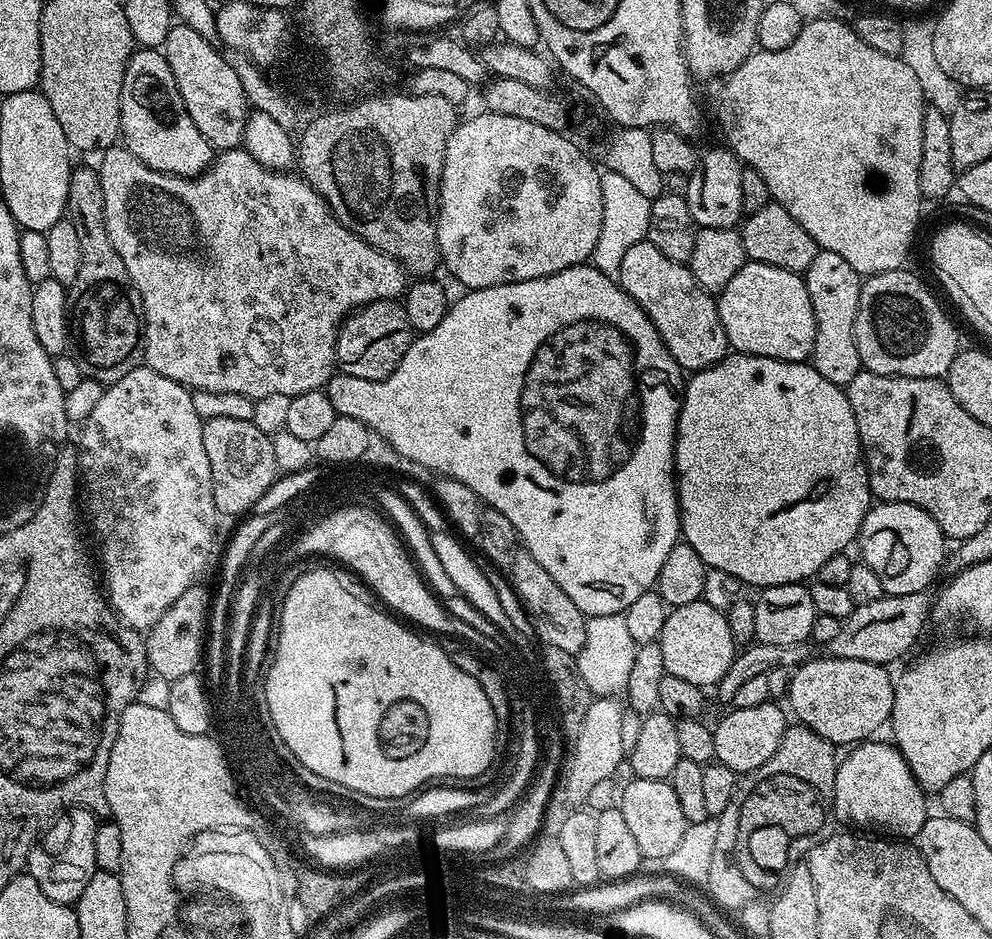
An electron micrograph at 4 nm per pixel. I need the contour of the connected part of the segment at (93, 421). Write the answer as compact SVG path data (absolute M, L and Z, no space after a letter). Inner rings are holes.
M141 366L130 370L126 378L118 378L118 382L107 385L102 394L102 402L94 406L94 410L82 425L82 431L84 433L80 436L80 448L78 447L78 476L82 481L82 500L83 503L84 500L88 503L88 516L92 519L92 528L96 531L97 542L100 543L98 564L102 569L102 584L106 589L108 603L127 627L147 630L155 626L158 618L166 614L166 610L170 610L175 600L182 598L182 594L186 594L186 590L199 581L196 579L203 574L204 567L208 564L208 551L211 550L212 539L216 536L218 513L212 493L210 458L206 456L206 446L203 442L204 421L201 420L198 410L194 410L192 392L185 385L166 378L166 374L158 374L158 370Z

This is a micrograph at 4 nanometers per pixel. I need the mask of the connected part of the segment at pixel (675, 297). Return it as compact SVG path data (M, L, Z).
M647 238L639 240L634 246L630 246L630 250L626 250L618 273L618 283L625 292L632 295L634 302L643 306L644 313L654 322L662 342L670 350L670 354L678 361L685 373L701 372L704 368L714 366L729 355L728 339L716 309L716 300L713 293L707 292L697 282L692 269L687 264L679 264L670 258L666 258L666 254L662 254L662 250L658 250L658 246L651 244Z

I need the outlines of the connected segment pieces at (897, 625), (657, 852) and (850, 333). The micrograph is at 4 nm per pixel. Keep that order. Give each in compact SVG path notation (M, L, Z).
M927 591L915 592L914 594L898 594L897 596L890 596L885 594L882 598L878 598L878 602L866 602L865 604L857 604L856 609L851 612L844 620L840 621L840 629L834 638L830 638L830 642L826 646L826 652L829 656L837 656L838 658L850 658L851 660L861 660L862 662L874 662L875 664L882 664L885 666L891 665L891 660L896 660L899 656L904 656L916 644L916 639L924 632L924 623L928 620L928 612L930 616L930 609L933 607L933 597Z
M629 779L619 793L618 807L622 818L626 818L626 827L630 829L630 834L634 834L634 842L638 842L638 850L645 861L663 862L667 856L674 854L674 850L678 850L678 842L682 842L680 831L688 823L668 780Z
M823 250L817 251L814 262L810 262L810 266L802 275L806 294L810 294L810 306L814 310L814 322L816 323L810 363L818 370L818 374L822 374L822 378L826 378L826 382L846 386L862 371L862 365L858 358L858 346L854 342L854 322L858 314L862 277L859 272L854 270L854 266L850 266L850 262L846 262L846 258L842 258L842 254Z

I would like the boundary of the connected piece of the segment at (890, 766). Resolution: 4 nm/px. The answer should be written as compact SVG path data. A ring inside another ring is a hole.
M869 738L853 747L848 757L836 766L836 781L830 793L830 804L844 820L881 828L881 833L896 838L919 837L922 826L930 815L924 799L926 793L916 781L906 758L895 743L883 744L880 738Z

